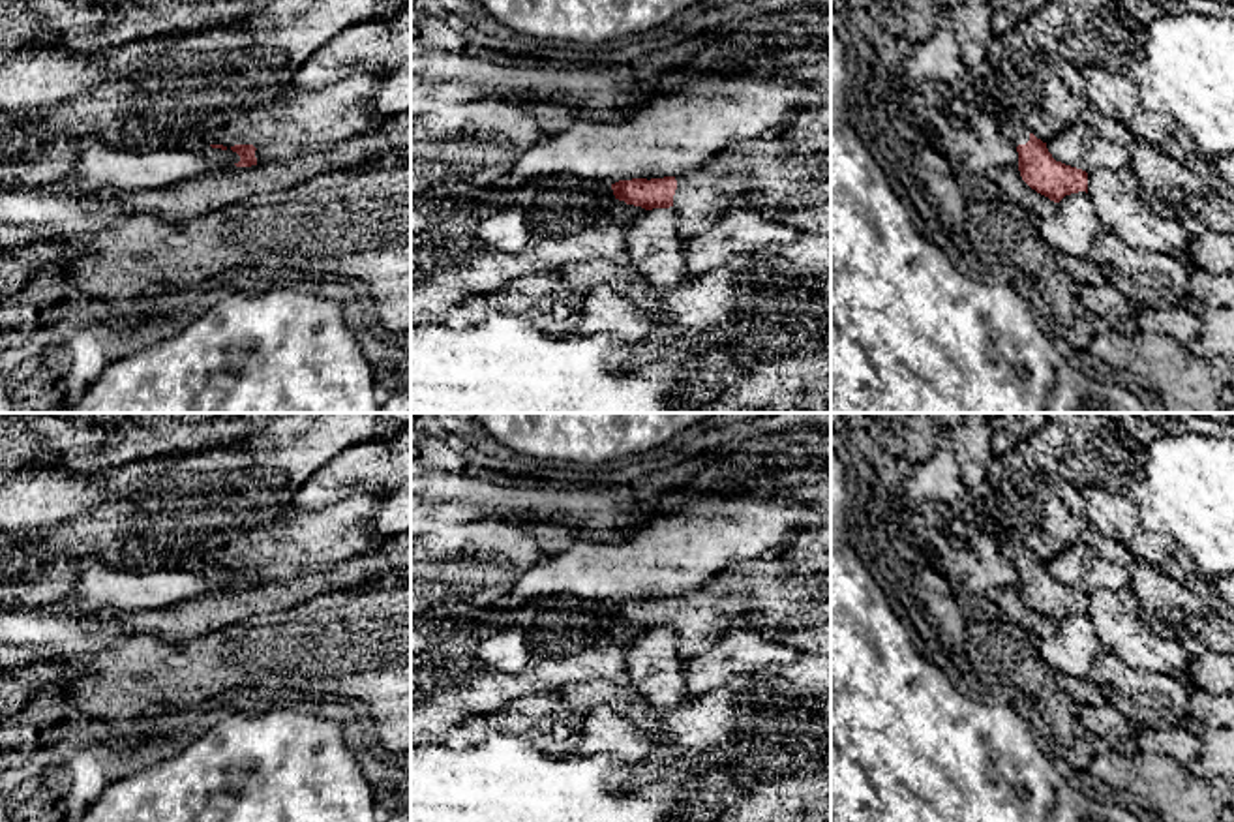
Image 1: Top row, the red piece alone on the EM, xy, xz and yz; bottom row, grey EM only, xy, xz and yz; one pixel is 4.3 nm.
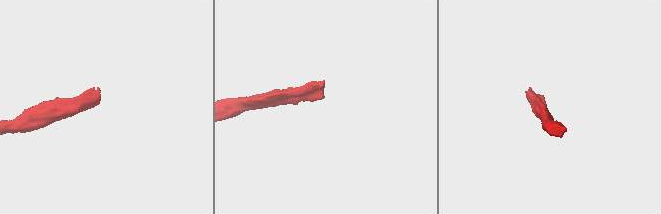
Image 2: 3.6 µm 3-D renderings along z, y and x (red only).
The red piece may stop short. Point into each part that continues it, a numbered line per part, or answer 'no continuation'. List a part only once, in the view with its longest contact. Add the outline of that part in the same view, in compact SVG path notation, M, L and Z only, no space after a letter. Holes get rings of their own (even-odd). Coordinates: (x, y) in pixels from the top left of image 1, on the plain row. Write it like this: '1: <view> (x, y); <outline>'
1: xy (323, 539); M354 494L326 509L278 514L233 537L208 556L206 563L227 569L253 565L257 584L339 569L347 559L368 554L388 539L369 529L371 518L386 499L386 494Z

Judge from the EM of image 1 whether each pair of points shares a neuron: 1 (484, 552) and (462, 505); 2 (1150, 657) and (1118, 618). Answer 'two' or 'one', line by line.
1: two
2: one

